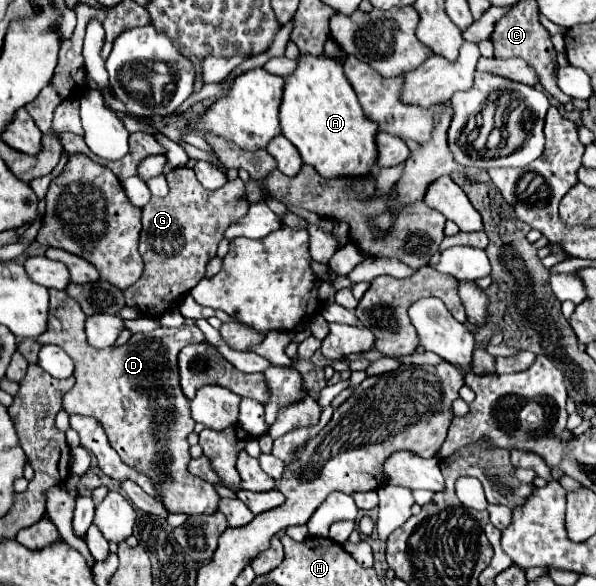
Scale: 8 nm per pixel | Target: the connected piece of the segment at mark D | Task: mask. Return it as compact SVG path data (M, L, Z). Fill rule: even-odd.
M50 289L50 319L48 319L48 329L36 339L40 345L52 343L62 347L74 361L74 377L76 385L64 395L64 411L74 415L86 415L94 417L102 423L110 445L114 451L122 457L122 461L136 469L138 473L148 475L154 481L154 487L158 491L160 503L170 513L186 513L186 515L196 515L196 513L214 513L216 511L216 501L220 499L218 493L214 491L212 483L192 475L188 471L188 461L190 461L190 445L188 445L188 435L194 431L196 421L190 415L190 401L184 397L182 387L180 387L180 375L178 375L178 353L184 345L204 341L202 331L196 325L182 325L178 329L168 329L168 327L158 327L152 333L134 333L126 345L114 345L108 349L92 349L86 341L84 335L84 321L86 315L82 313L80 305L66 295L66 291L60 289Z

